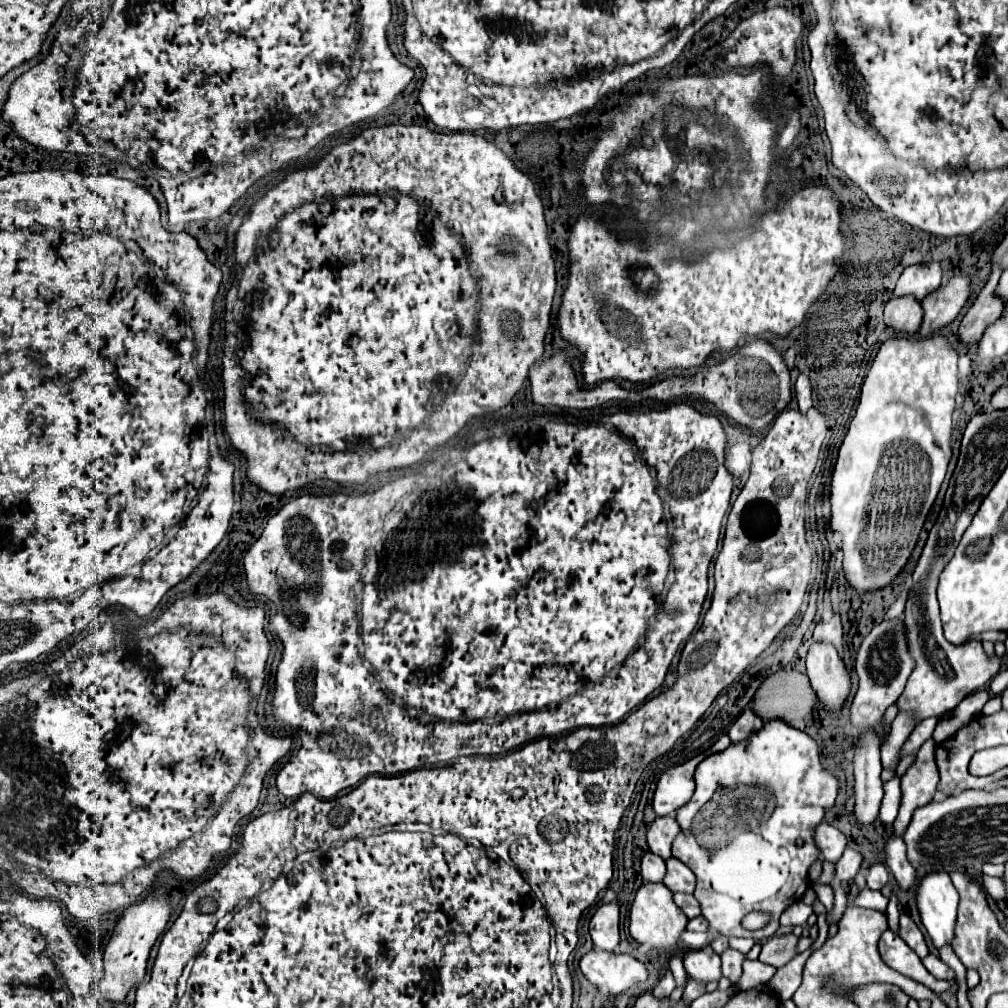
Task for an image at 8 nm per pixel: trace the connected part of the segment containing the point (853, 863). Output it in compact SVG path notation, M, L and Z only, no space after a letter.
M846 849L844 855L834 865L834 879L838 883L850 883L858 873L860 863L862 863L862 855L854 849Z

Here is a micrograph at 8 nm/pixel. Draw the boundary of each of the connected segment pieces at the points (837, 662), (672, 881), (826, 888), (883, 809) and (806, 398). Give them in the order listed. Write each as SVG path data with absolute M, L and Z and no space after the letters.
M814 641L808 649L806 667L810 683L822 705L830 711L842 709L850 693L850 677L834 645Z
M676 857L666 861L668 873L664 877L664 885L672 891L672 893L694 893L696 887L696 877L694 873Z
M816 885L813 888L817 899L822 902L822 904L826 907L827 913L829 913L834 904L834 891L830 885Z
M892 780L883 784L884 797L879 810L879 819L885 826L891 826L895 821L901 800L900 782Z
M800 373L796 383L794 383L794 391L796 391L796 399L800 405L800 411L806 413L812 407L812 387L810 387L810 379L808 375Z

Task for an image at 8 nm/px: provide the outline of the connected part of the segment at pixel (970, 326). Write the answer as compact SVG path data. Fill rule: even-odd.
M992 265L992 273L988 283L984 285L984 289L978 293L976 301L972 303L972 307L966 311L962 323L960 323L960 339L966 343L976 343L982 335L982 331L1000 317L1004 303L1000 299L1000 295L996 293L996 285L998 279L1002 275L1002 267L1000 265Z

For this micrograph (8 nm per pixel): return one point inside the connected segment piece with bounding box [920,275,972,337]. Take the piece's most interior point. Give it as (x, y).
(940, 308)

